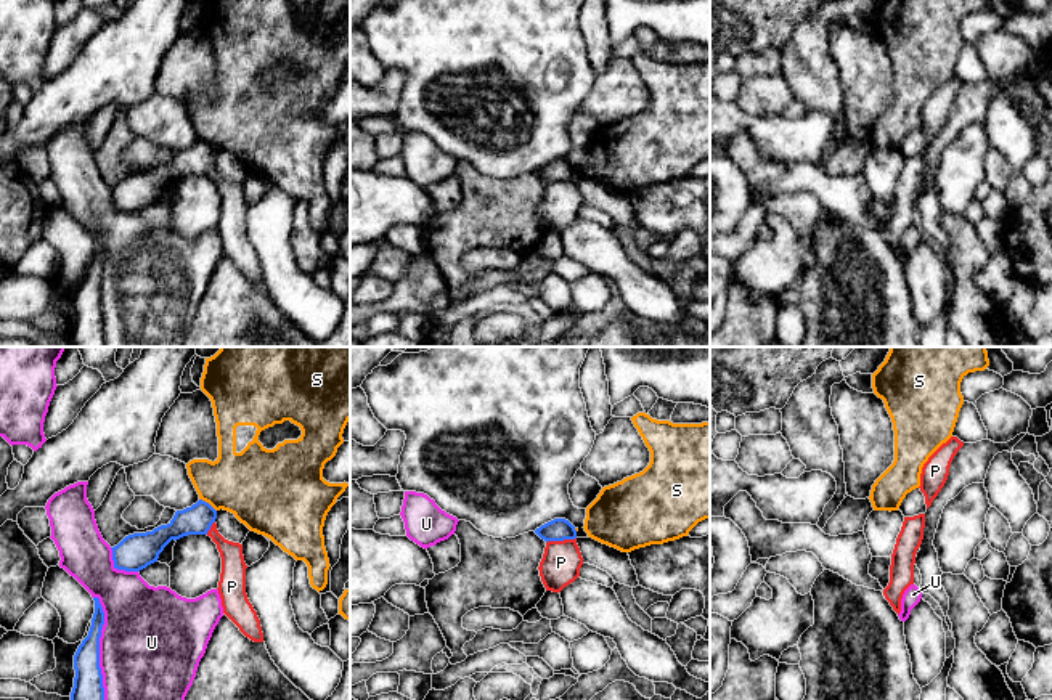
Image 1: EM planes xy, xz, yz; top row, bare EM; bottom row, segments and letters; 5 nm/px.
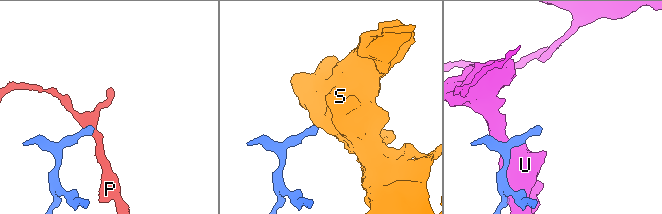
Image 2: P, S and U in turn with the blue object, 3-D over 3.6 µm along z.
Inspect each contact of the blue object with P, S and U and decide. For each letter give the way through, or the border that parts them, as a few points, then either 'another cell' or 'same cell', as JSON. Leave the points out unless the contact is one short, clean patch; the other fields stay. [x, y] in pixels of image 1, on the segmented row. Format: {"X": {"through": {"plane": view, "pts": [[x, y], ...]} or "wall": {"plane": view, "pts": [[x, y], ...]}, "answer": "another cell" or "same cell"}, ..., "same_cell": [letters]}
{"P": {"wall": {"plane": "xz", "pts": [[575, 537], [546, 543]]}, "answer": "another cell"}, "S": {"wall": {"plane": "xy", "pts": [[199, 498], [216, 511]]}, "answer": "another cell"}, "U": {"answer": "another cell"}, "same_cell": []}

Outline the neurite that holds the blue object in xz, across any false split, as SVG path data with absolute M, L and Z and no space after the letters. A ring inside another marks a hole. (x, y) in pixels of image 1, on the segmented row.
M554 519L540 528L535 530L535 533L548 541L564 541L564 539L575 539L577 538L577 530L575 527L565 520L565 519Z

